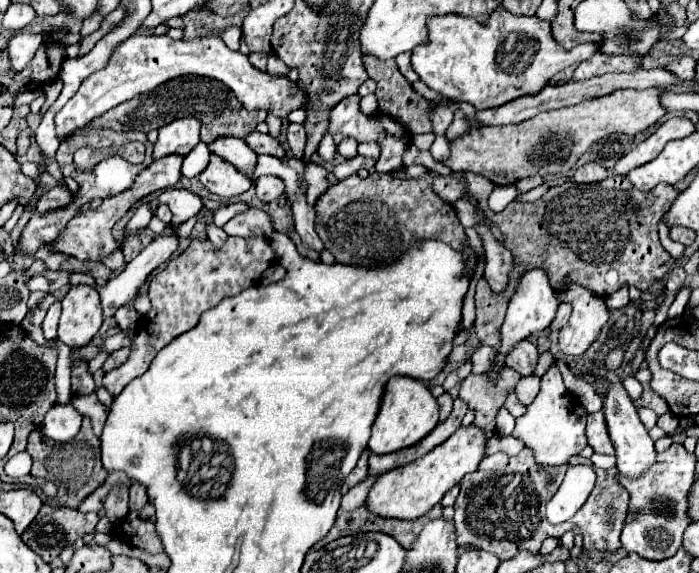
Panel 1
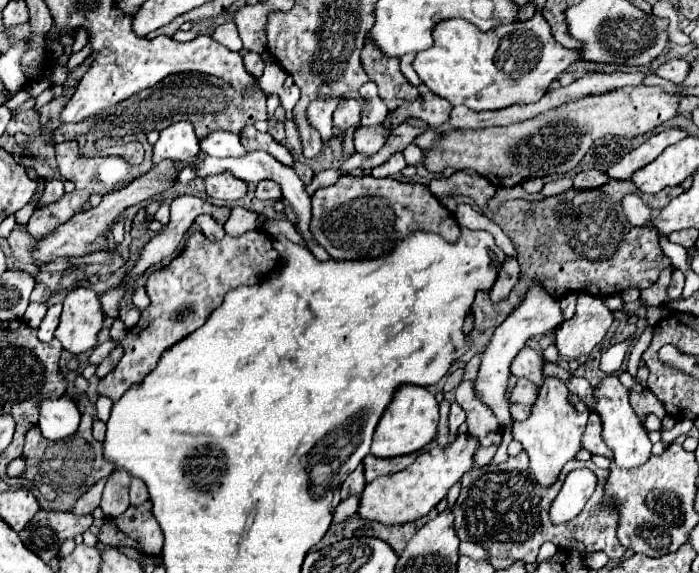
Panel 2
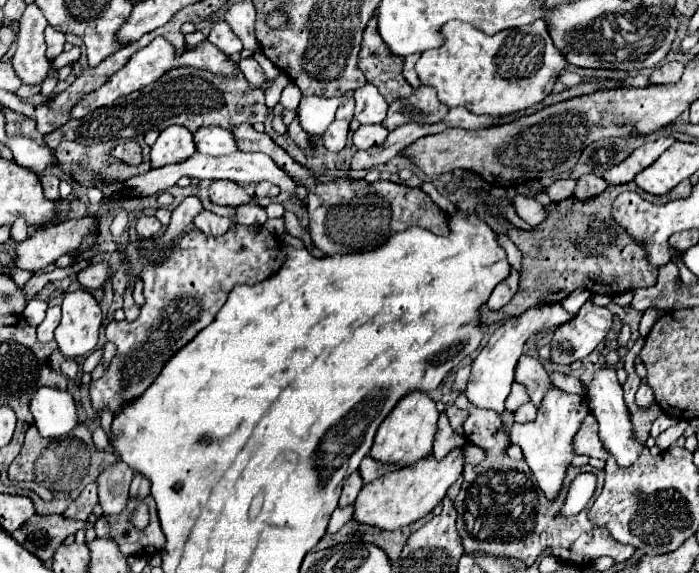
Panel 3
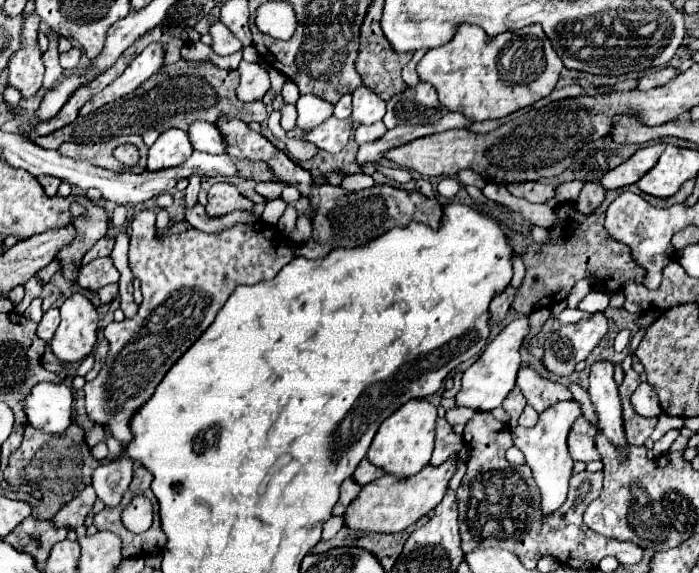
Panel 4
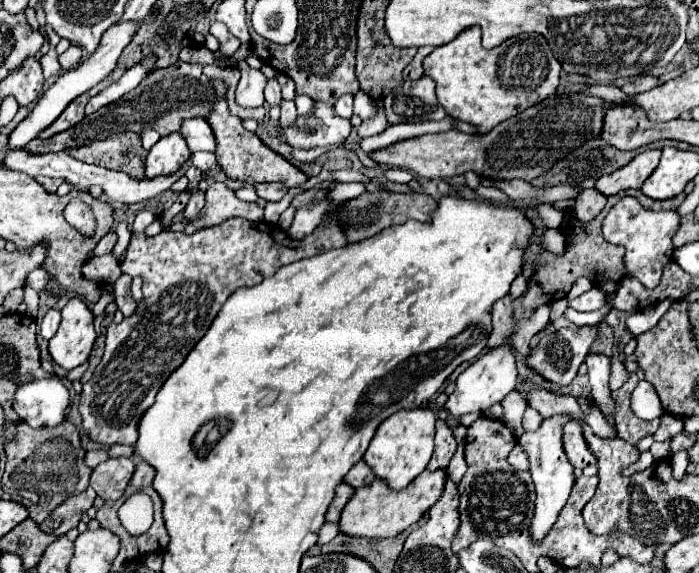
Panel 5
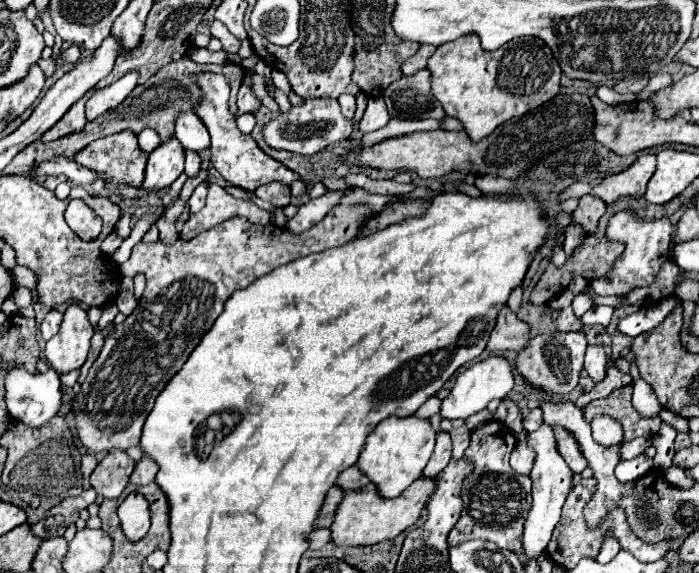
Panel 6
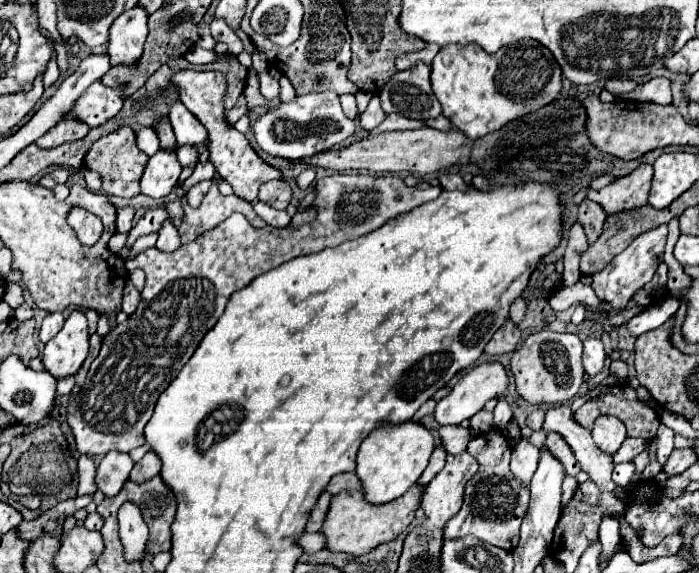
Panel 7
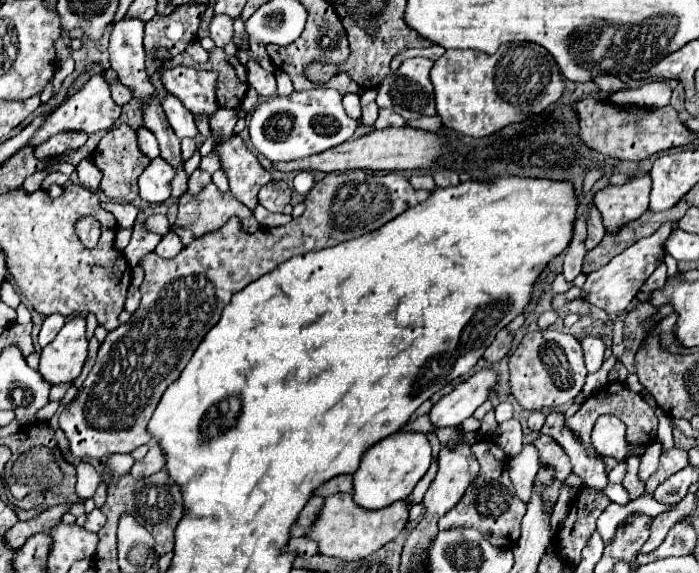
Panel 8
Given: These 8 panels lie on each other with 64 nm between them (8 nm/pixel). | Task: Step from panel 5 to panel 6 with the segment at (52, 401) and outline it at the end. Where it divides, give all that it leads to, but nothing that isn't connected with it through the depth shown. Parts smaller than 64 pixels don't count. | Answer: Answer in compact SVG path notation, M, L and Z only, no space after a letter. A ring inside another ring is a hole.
M12 366L6 372L4 378L4 402L10 412L10 416L18 422L24 422L28 426L42 426L50 418L58 414L58 408L62 404L62 386L60 386L60 376L50 368L44 374L32 374L20 366Z

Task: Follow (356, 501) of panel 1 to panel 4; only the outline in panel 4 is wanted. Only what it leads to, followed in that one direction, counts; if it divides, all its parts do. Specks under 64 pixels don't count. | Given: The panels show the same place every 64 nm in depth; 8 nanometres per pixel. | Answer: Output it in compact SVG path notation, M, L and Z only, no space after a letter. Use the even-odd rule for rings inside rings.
M330 518L322 528L322 540L330 540L344 526L344 518Z

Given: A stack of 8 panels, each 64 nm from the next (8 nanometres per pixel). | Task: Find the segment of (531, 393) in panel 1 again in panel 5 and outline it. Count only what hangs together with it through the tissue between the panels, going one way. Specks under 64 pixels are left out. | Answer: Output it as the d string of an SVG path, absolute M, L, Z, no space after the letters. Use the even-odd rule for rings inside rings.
M514 390L512 394L508 394L504 400L502 400L502 408L504 408L504 418L502 422L512 428L514 436L518 438L524 428L522 428L522 416L524 416L524 410L526 410L526 402L522 400L522 396Z

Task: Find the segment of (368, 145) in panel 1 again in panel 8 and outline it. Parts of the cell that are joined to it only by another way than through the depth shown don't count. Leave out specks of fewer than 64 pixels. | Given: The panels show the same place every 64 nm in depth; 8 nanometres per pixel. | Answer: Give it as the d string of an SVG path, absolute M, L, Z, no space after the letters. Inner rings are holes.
M370 102L366 106L362 106L362 122L366 126L372 126L376 122L376 116L378 116L378 106L376 102Z

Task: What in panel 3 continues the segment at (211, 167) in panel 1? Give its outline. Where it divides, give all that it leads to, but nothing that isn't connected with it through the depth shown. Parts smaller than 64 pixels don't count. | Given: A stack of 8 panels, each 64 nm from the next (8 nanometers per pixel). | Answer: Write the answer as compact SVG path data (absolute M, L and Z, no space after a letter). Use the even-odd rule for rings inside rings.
M214 180L210 186L210 200L218 206L236 208L240 204L248 204L250 196L232 180Z

